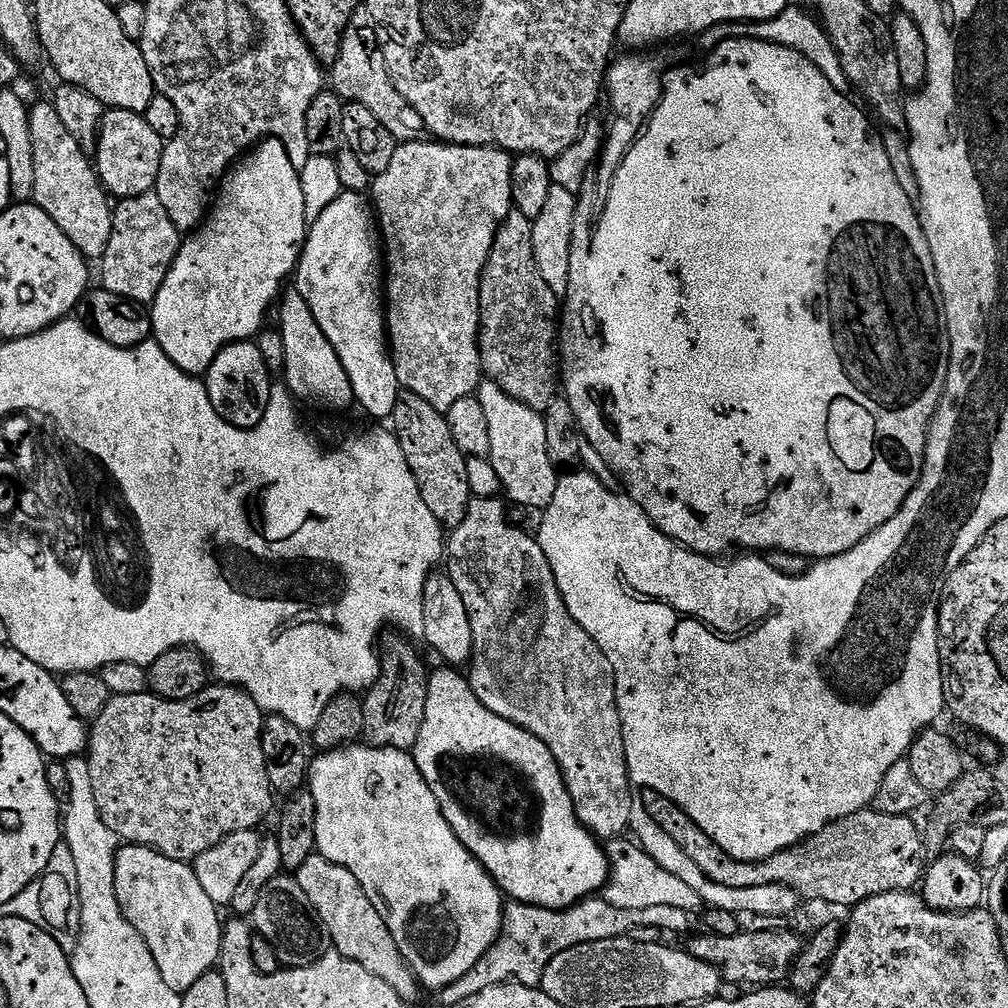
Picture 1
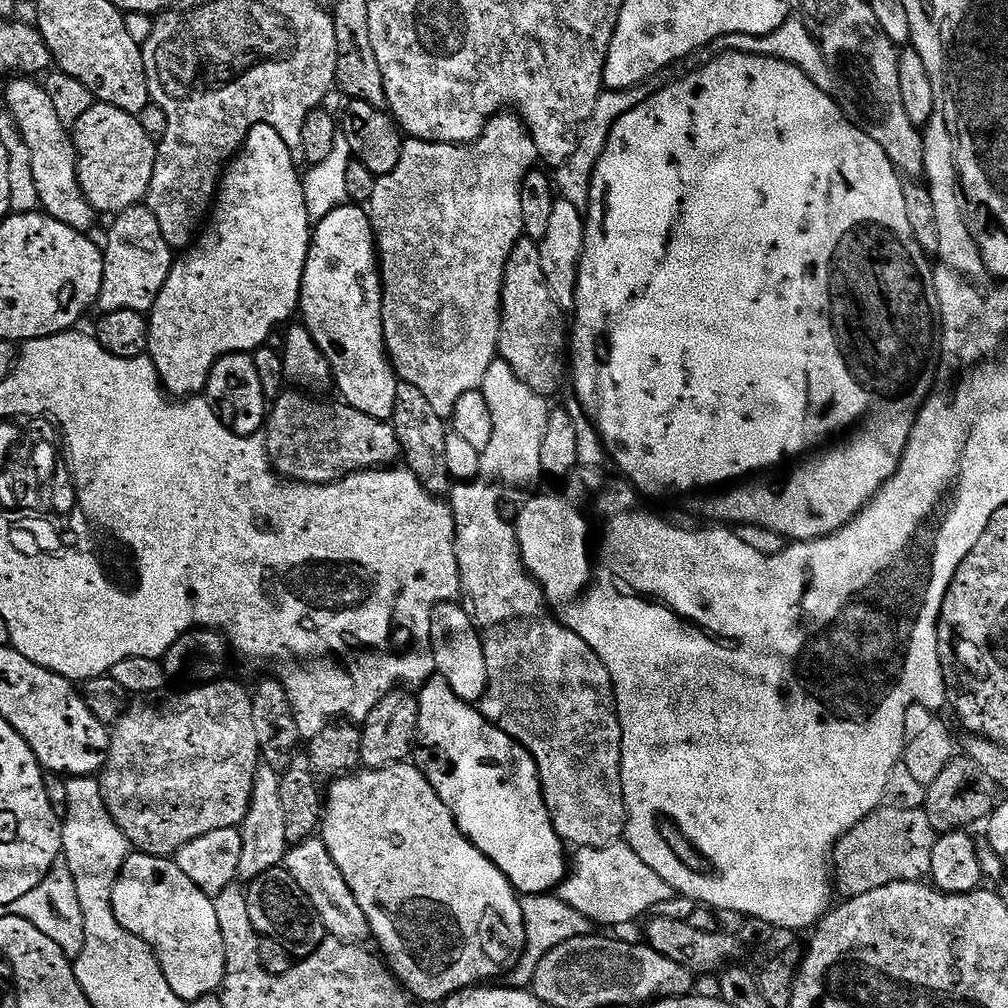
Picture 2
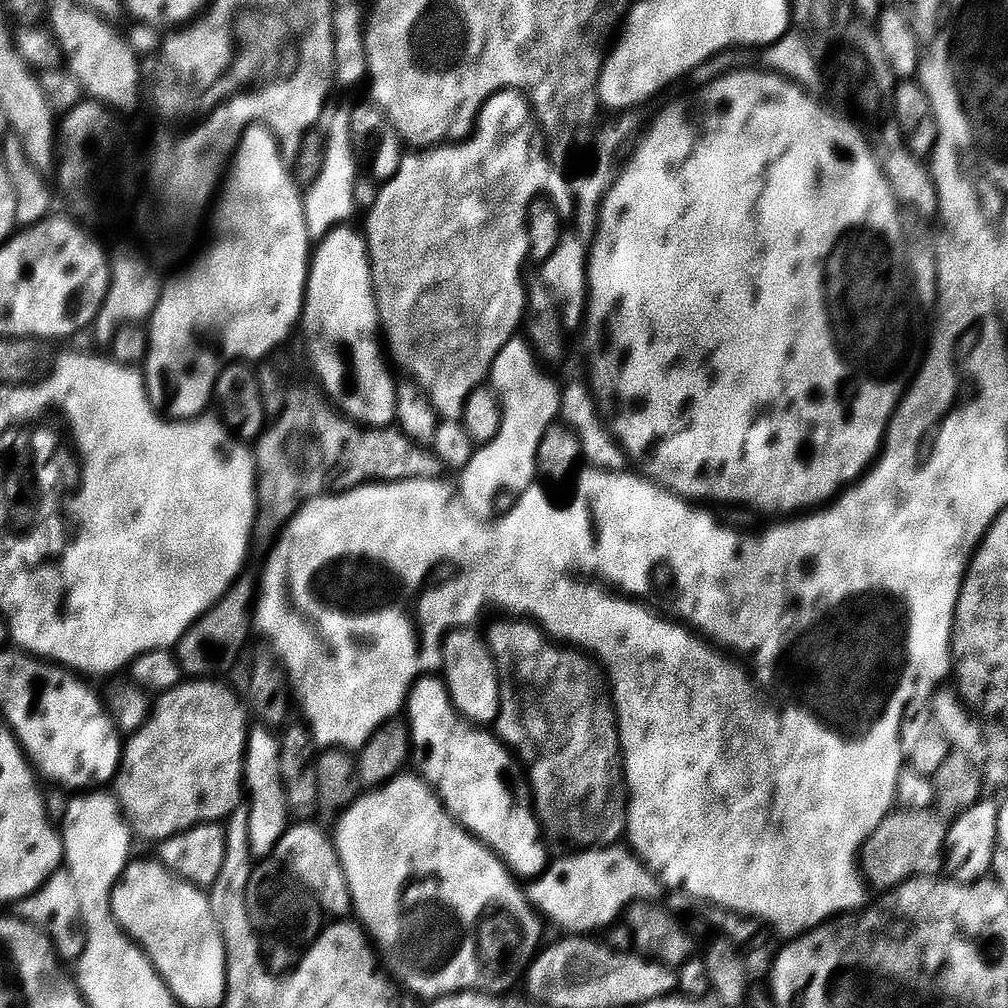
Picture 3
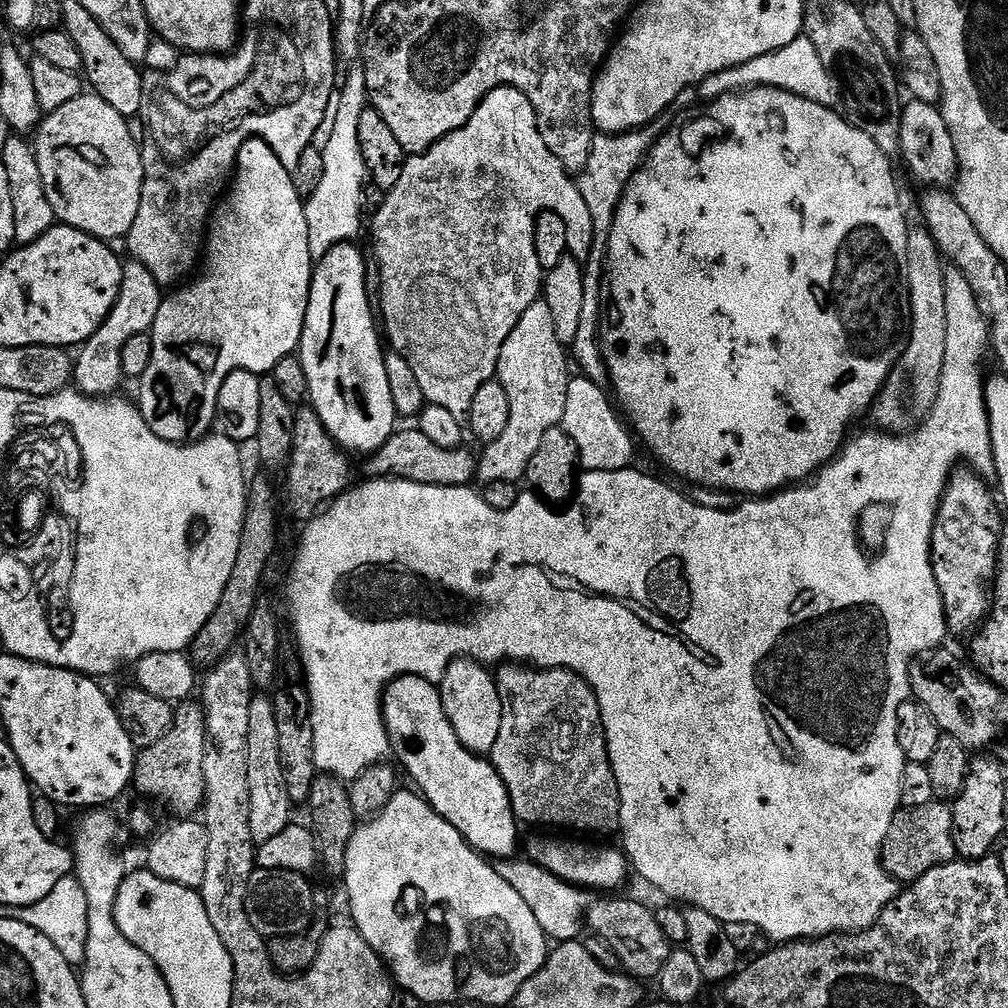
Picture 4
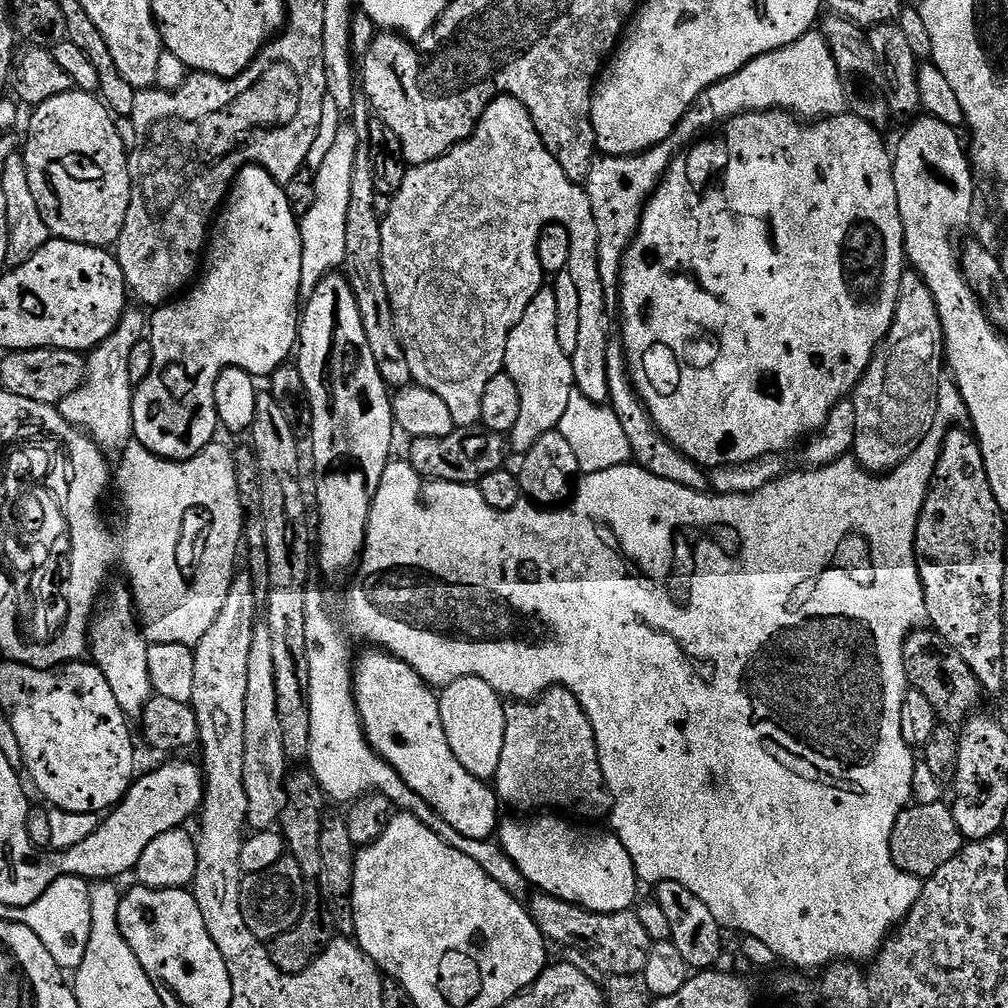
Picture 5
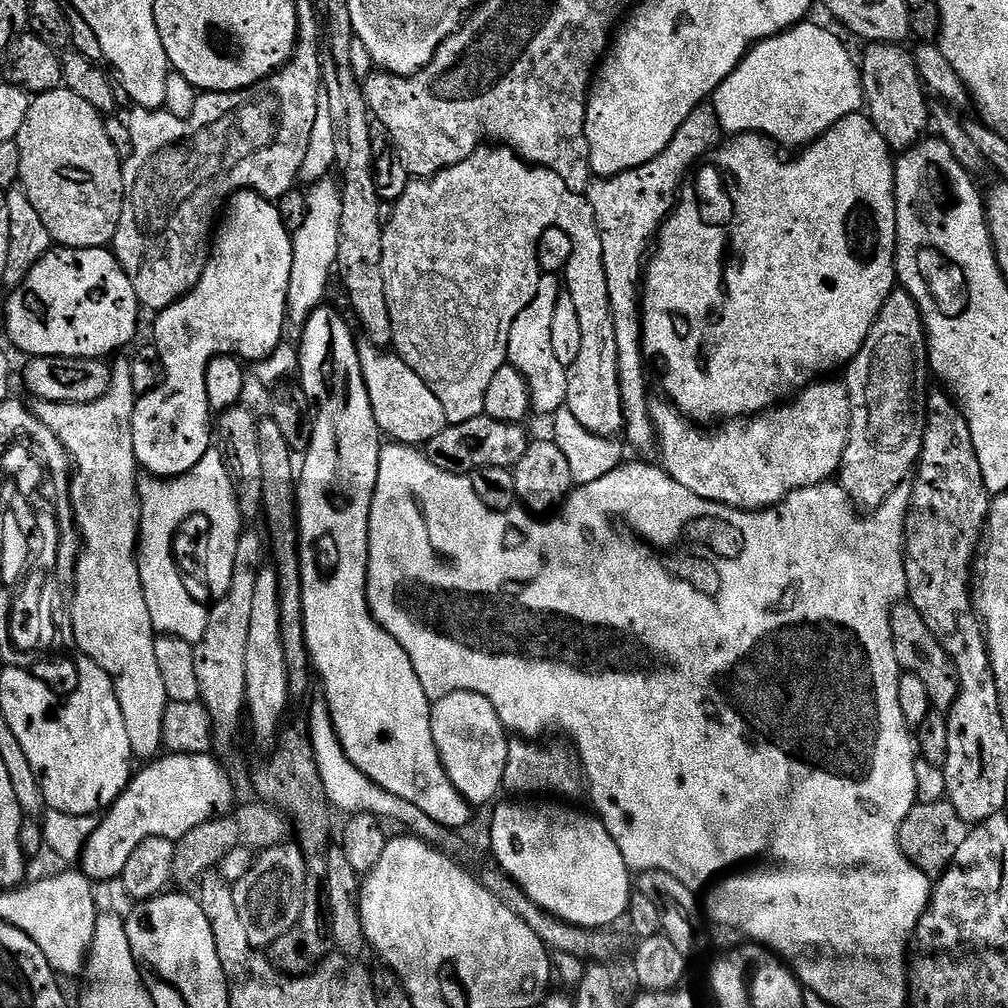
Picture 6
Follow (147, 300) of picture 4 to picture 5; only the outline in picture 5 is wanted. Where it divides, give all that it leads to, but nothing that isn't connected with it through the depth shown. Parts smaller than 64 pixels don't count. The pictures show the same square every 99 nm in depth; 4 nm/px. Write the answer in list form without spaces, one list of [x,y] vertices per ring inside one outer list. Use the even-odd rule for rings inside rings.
[[[125,311],[124,317],[118,322],[118,326],[97,348],[87,353],[88,377],[70,394],[70,398],[62,398],[58,405],[62,418],[72,427],[80,429],[81,432],[92,437],[101,449],[116,448],[120,450],[133,439],[132,431],[132,393],[134,385],[130,382],[130,354],[134,351],[134,346],[138,346],[140,340],[146,336],[146,316],[140,312]]]

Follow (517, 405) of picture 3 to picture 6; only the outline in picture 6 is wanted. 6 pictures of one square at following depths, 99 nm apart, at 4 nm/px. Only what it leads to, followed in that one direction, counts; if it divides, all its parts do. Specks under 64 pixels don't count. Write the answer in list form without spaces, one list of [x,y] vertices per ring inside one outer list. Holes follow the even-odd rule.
[[[556,274],[541,275],[530,306],[526,306],[526,310],[522,310],[518,318],[514,318],[514,326],[510,326],[508,343],[508,363],[513,364],[518,374],[526,378],[532,399],[532,412],[541,412],[547,418],[565,407],[568,398],[568,369],[562,366],[562,362],[558,362],[554,355],[554,345],[550,342],[550,329],[554,326],[554,306],[558,306],[562,291],[560,279]]]

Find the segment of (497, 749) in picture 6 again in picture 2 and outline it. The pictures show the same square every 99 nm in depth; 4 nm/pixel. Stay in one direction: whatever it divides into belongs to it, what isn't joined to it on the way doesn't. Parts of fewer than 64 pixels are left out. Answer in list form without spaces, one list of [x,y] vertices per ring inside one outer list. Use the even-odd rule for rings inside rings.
[[[449,602],[433,610],[430,638],[438,675],[450,682],[450,690],[454,690],[458,698],[479,702],[488,685],[486,654],[482,650],[480,631],[474,626],[470,614],[466,614],[463,603]]]

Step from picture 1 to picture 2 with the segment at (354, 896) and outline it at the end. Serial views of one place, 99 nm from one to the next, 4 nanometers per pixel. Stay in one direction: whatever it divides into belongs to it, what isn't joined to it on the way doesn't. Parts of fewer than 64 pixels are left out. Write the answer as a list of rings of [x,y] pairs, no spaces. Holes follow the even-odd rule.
[[[313,838],[301,844],[291,845],[282,866],[292,875],[294,882],[302,886],[306,898],[314,902],[314,910],[318,910],[324,923],[324,931],[331,939],[340,940],[344,944],[363,945],[364,939],[372,936],[372,927],[366,914],[362,914],[362,906],[358,906],[358,898],[354,898],[350,886],[346,886],[342,870],[334,866],[334,858],[330,858],[330,850],[323,839]]]

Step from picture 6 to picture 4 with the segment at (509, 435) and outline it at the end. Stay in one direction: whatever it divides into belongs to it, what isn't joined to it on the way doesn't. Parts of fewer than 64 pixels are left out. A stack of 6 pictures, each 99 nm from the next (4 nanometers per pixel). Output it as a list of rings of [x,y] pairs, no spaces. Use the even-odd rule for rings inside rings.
[[[412,426],[403,432],[397,431],[378,451],[371,453],[372,468],[377,477],[392,477],[397,480],[409,480],[426,486],[446,486],[463,488],[473,483],[478,476],[478,456],[468,446],[443,448],[430,442],[419,427]]]

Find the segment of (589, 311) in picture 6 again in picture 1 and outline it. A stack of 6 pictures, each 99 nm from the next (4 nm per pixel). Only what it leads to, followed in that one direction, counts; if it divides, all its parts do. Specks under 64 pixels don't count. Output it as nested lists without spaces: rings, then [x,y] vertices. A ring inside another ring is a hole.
[[[434,140],[403,141],[399,143],[392,161],[382,174],[373,179],[370,189],[370,200],[378,221],[378,232],[382,237],[382,252],[386,265],[386,335],[388,347],[392,353],[394,370],[398,374],[401,389],[418,394],[434,410],[447,413],[454,402],[473,395],[482,383],[480,367],[480,283],[486,262],[490,258],[490,250],[494,246],[494,238],[500,225],[504,223],[512,211],[512,161],[513,157],[502,148],[470,147],[437,142]]]

